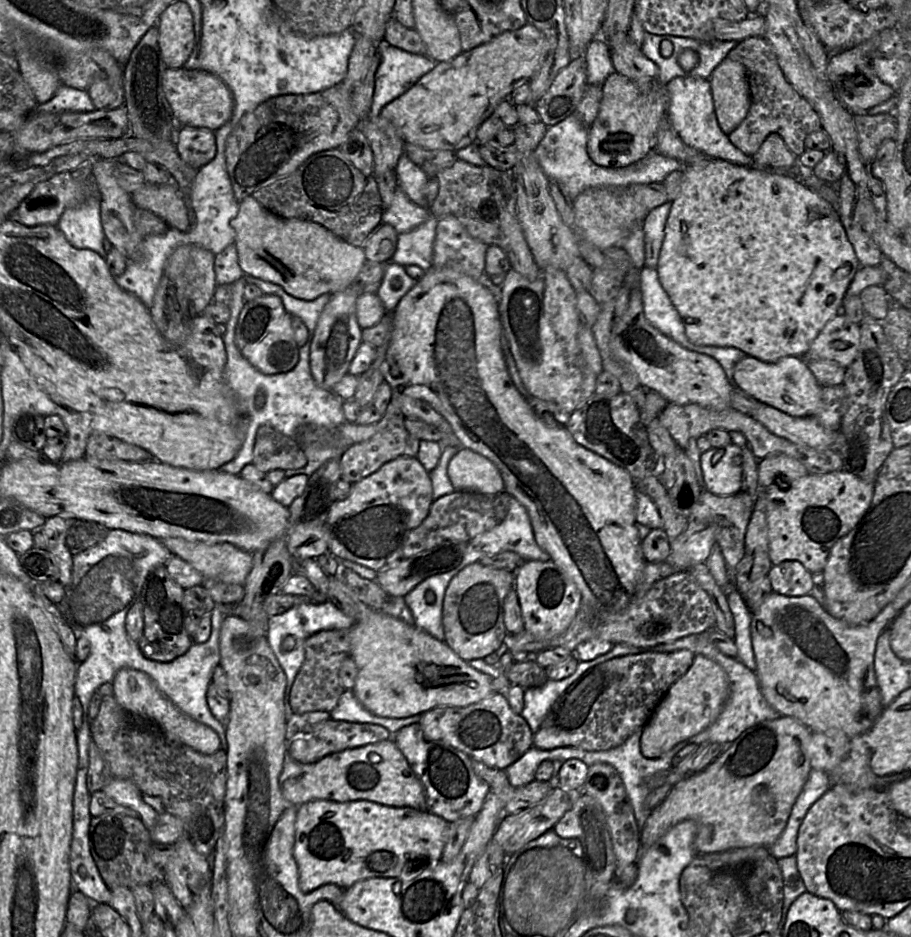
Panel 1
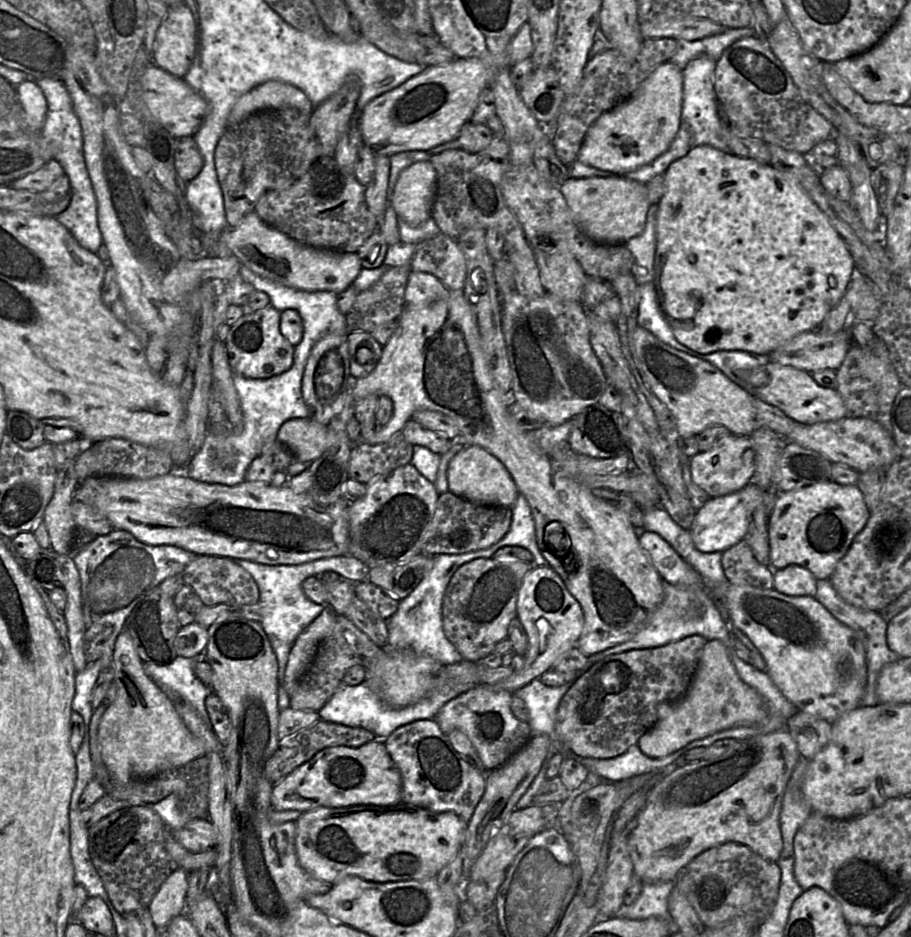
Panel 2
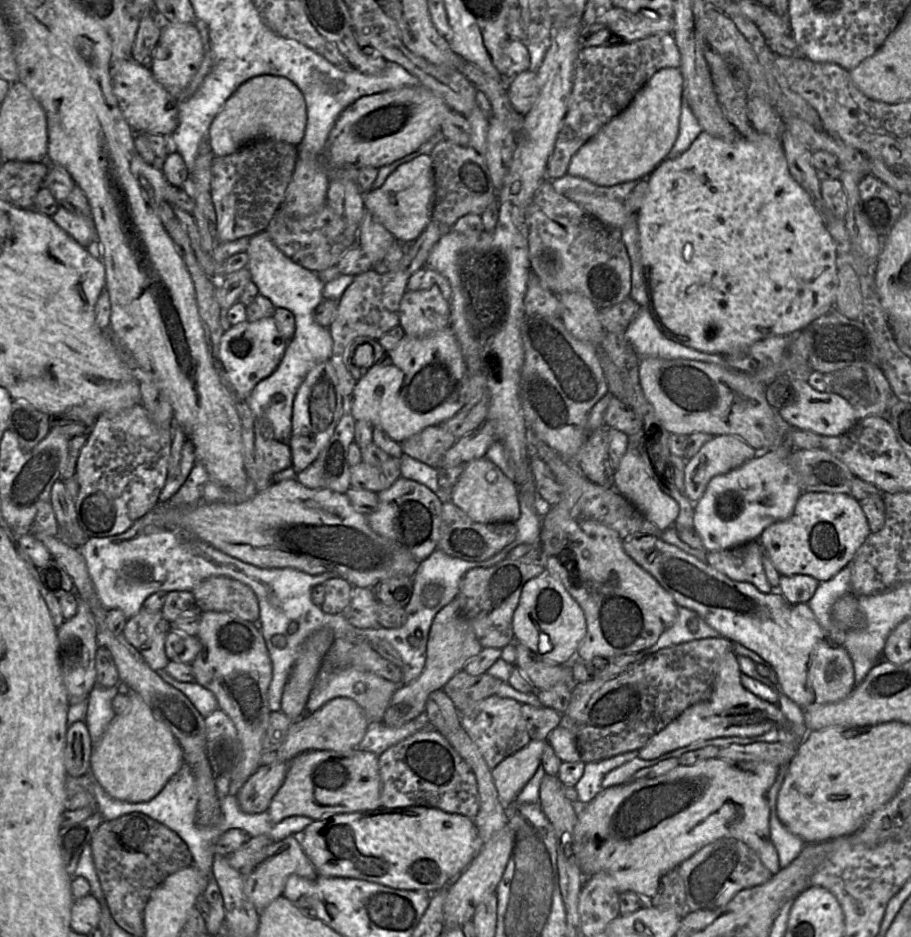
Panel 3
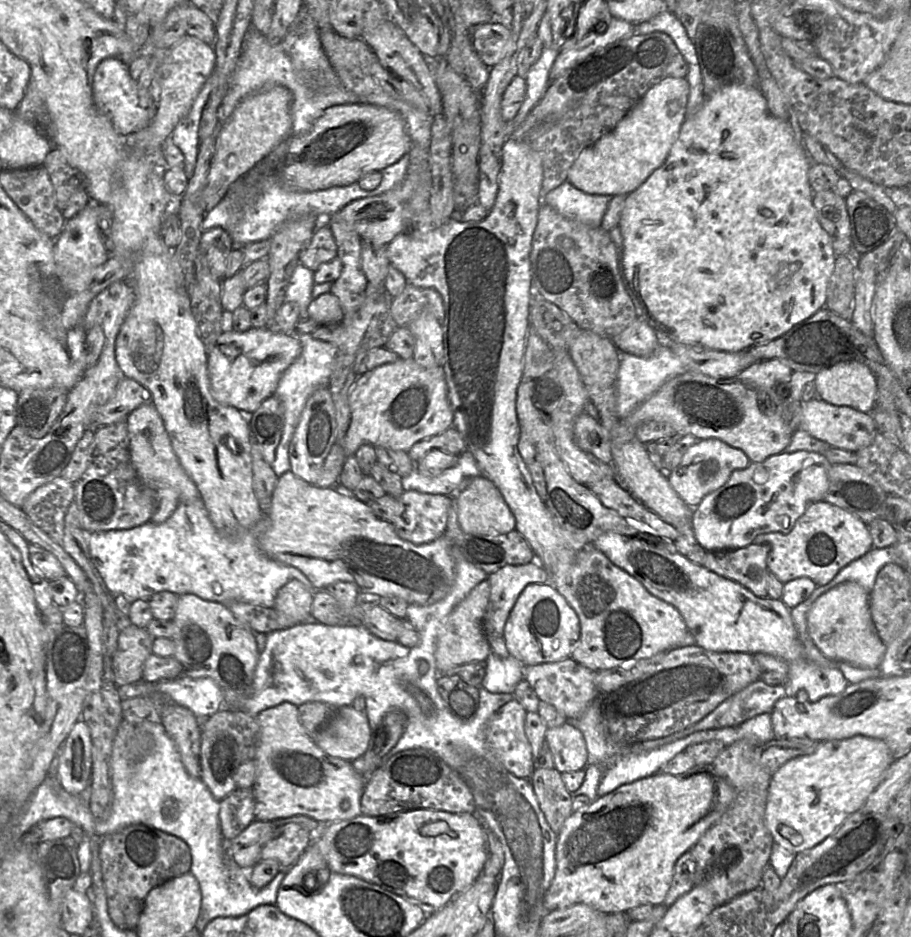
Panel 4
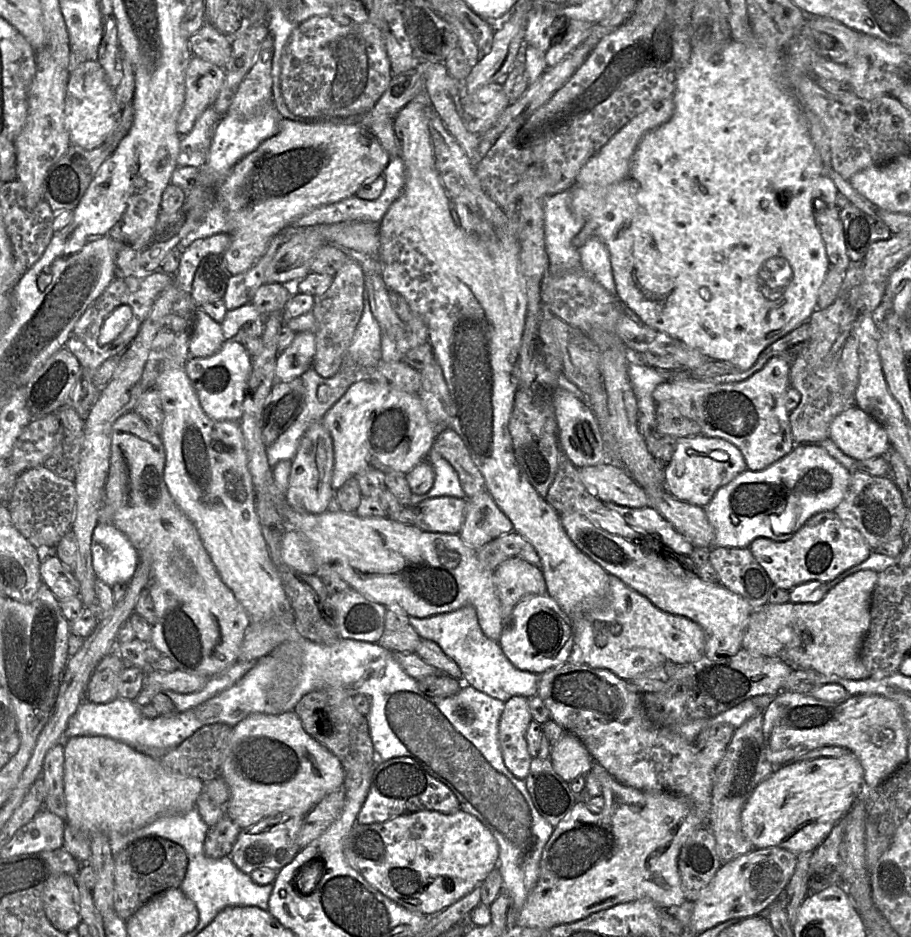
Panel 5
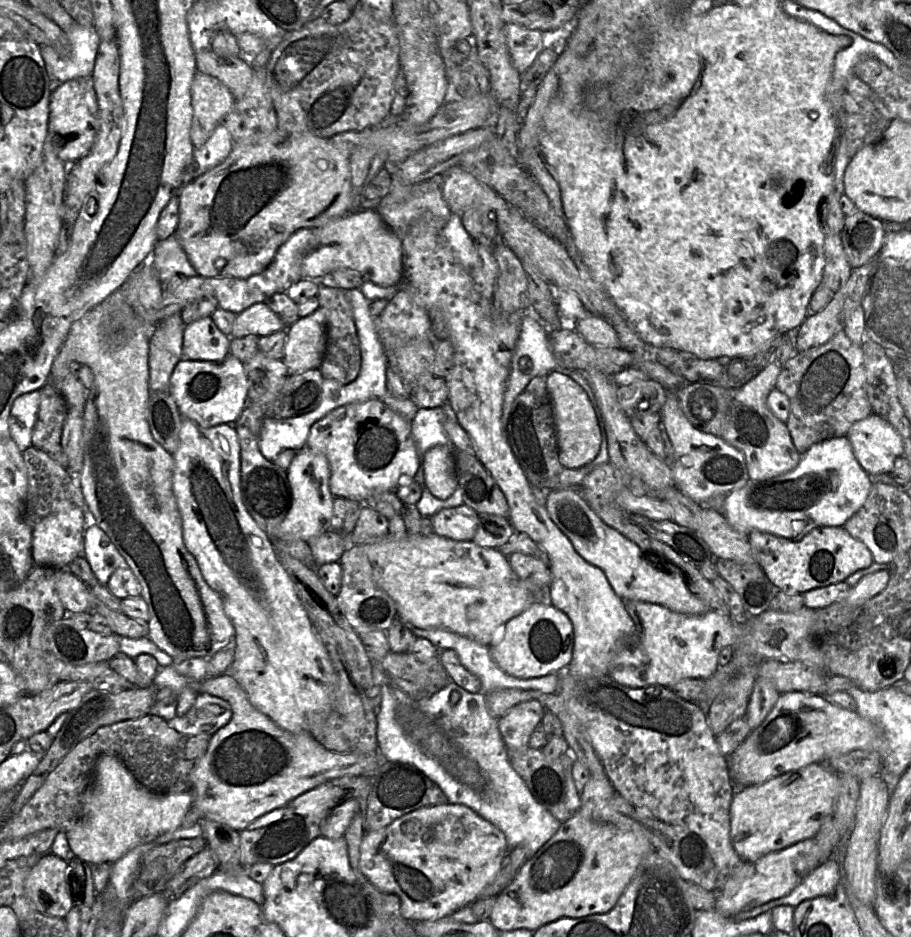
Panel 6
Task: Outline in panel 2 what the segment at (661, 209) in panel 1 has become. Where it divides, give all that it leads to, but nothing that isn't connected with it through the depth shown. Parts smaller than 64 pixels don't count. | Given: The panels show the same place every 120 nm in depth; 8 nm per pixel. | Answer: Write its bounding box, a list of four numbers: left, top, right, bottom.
[625,204,657,286]

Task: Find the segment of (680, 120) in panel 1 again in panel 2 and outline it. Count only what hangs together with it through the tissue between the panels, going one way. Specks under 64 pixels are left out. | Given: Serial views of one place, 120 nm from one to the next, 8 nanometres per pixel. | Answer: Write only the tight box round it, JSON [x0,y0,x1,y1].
[681,56,732,153]

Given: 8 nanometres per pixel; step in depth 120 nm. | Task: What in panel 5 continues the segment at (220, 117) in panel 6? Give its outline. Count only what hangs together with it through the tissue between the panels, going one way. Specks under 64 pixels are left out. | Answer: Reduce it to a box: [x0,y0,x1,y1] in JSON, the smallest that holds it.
[177,55,225,134]

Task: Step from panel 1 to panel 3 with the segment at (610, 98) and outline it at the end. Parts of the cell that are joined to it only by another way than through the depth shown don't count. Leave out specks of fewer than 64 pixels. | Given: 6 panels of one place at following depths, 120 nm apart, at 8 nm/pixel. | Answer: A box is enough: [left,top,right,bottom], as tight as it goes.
[567,67,683,186]

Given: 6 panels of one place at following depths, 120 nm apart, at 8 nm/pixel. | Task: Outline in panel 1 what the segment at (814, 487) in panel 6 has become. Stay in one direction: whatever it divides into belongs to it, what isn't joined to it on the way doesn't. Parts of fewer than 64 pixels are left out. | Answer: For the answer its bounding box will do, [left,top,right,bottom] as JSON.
[666,521,716,570]

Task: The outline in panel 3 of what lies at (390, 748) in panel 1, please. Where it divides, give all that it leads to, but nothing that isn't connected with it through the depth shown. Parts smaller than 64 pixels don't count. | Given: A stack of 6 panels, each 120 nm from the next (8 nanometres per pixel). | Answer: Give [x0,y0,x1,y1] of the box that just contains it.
[266,748,381,823]

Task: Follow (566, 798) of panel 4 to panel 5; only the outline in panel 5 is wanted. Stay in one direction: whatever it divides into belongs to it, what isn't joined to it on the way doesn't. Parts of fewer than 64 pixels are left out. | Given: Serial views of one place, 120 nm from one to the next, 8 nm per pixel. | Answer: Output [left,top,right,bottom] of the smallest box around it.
[524,758,575,827]

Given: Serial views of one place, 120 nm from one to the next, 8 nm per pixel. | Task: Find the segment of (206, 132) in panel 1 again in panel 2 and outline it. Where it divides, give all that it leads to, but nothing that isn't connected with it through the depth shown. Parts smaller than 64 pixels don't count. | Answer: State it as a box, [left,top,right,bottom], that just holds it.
[174,136,203,182]

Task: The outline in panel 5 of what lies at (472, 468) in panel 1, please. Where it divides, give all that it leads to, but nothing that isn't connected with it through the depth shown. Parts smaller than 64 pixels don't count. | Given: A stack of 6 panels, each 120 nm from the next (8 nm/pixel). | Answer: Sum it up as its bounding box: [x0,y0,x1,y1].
[459,491,514,549]

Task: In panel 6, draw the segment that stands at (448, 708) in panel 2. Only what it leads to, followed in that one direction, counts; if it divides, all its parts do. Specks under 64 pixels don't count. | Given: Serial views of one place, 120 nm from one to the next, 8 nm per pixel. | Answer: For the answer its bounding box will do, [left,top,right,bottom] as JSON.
[499,700,546,750]

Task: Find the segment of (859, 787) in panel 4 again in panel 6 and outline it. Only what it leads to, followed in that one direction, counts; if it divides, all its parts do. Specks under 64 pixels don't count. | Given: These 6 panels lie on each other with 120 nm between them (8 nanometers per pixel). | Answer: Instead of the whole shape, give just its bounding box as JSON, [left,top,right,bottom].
[730,763,838,862]

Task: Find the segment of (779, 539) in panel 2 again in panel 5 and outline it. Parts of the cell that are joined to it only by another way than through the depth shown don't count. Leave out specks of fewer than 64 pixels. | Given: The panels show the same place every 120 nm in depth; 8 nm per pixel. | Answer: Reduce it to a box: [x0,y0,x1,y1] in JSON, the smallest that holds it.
[748,510,873,590]

